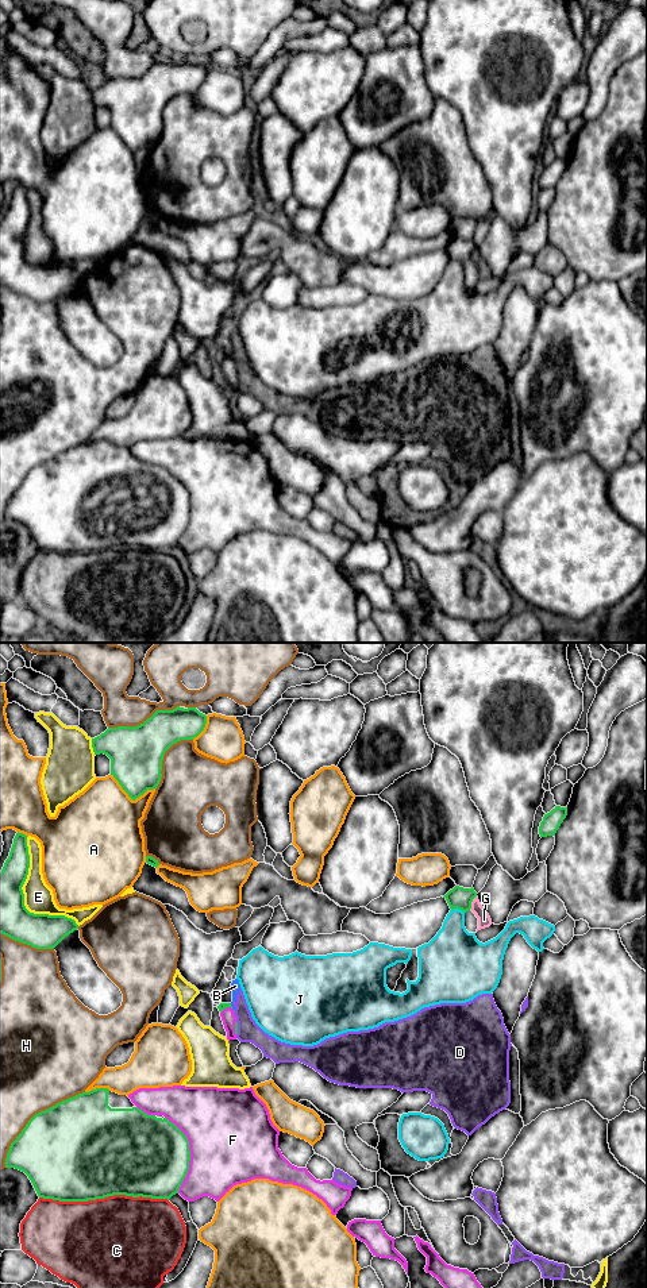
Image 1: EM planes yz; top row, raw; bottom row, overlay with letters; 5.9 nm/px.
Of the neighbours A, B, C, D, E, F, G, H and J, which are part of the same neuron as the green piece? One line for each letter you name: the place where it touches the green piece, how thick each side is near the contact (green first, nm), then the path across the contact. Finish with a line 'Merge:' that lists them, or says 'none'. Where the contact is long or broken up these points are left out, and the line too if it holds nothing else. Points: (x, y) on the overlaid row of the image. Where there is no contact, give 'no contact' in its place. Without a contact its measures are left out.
Merge: none

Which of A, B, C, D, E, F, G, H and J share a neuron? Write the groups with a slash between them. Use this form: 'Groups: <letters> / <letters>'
Groups: A / B D G / C / E / F / H J

